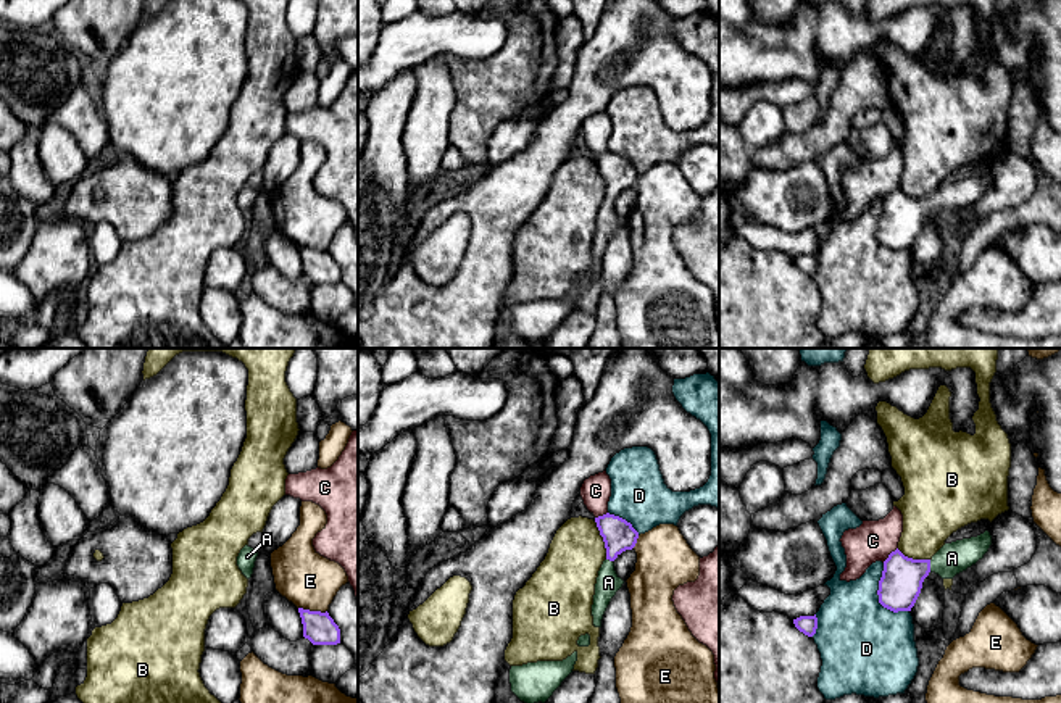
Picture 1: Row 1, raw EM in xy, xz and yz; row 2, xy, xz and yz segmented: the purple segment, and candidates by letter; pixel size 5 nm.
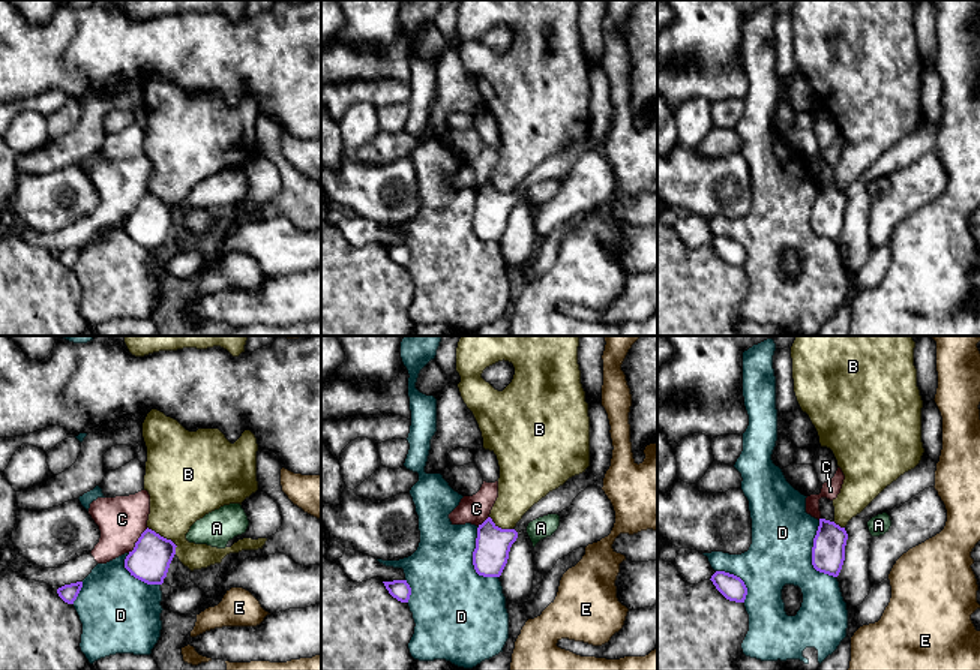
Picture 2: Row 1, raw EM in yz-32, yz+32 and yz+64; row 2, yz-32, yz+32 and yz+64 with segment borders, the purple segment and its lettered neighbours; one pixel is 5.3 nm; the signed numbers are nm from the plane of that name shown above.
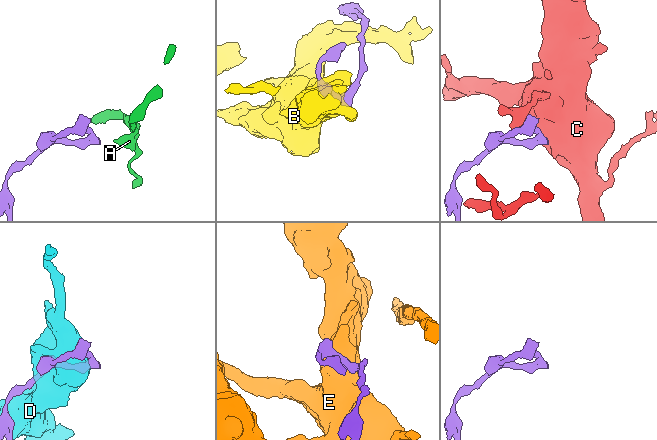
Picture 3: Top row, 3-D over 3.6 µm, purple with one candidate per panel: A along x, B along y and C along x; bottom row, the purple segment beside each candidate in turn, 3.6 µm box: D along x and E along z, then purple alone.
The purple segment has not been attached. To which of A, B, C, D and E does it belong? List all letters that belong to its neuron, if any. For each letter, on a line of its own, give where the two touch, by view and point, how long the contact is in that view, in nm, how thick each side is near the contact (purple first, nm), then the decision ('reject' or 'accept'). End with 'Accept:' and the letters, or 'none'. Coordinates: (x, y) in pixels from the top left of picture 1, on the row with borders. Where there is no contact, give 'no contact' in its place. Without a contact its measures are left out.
A: yz (929, 566) | 60 nm | 220/160 nm | accept
B: xz (603, 540) | 200 nm | 160/280 nm | reject
C: yz (889, 555) | 110 nm | 220/200 nm | reject
D: yz (879, 597) | 280 nm | 220/420 nm | reject
E: xy (313, 611) | 150 nm | 160/280 nm | reject
Accept: A

